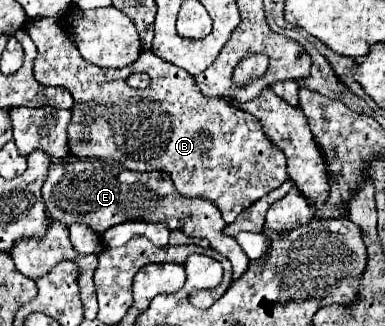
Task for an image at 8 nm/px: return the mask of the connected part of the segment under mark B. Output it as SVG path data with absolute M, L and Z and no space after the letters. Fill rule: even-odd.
M40 18L34 24L26 22L22 28L30 34L38 48L38 56L34 60L36 82L40 82L42 86L62 86L70 90L74 98L72 120L68 126L70 150L74 156L114 160L120 162L124 168L138 172L166 172L182 196L204 198L216 204L226 224L234 222L246 206L260 200L264 194L282 186L288 180L286 158L282 150L278 150L278 146L272 144L272 140L264 134L260 122L248 112L236 108L230 98L208 98L200 94L194 78L186 70L164 62L150 50L142 52L132 68L102 68L86 62L80 56L78 48L64 34L56 18ZM130 72L146 72L152 78L150 86L144 90L130 88L126 84L126 76Z

